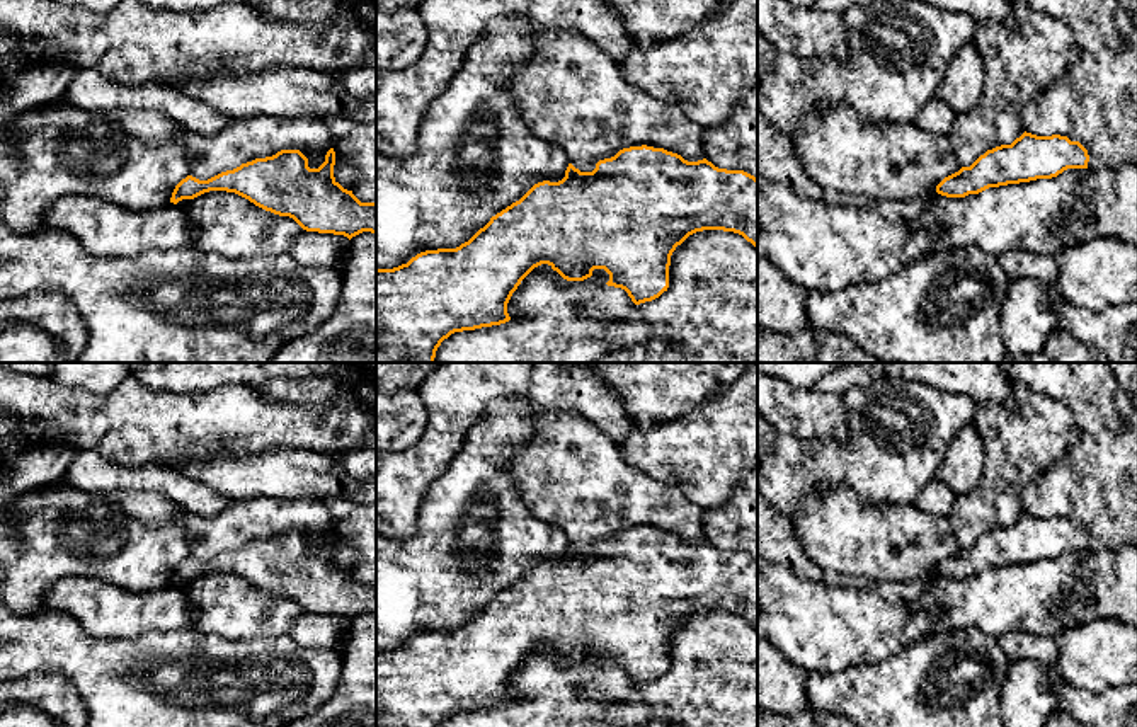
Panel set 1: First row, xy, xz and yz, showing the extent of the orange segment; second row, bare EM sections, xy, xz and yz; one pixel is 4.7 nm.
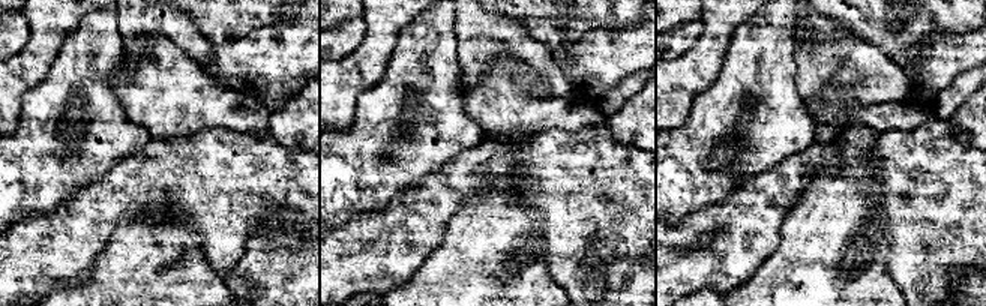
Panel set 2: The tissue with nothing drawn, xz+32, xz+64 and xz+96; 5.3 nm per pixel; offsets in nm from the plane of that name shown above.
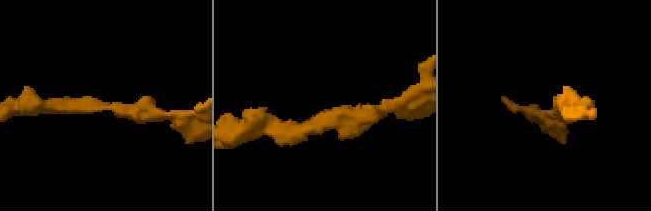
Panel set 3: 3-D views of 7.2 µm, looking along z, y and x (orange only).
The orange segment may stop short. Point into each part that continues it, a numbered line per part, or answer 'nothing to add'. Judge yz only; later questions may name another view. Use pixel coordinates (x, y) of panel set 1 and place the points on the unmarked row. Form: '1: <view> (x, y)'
nothing to add

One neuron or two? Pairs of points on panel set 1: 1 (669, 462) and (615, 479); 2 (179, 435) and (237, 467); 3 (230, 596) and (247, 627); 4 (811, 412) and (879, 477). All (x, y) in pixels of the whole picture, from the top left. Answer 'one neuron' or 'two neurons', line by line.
1: two neurons
2: two neurons
3: one neuron
4: two neurons

